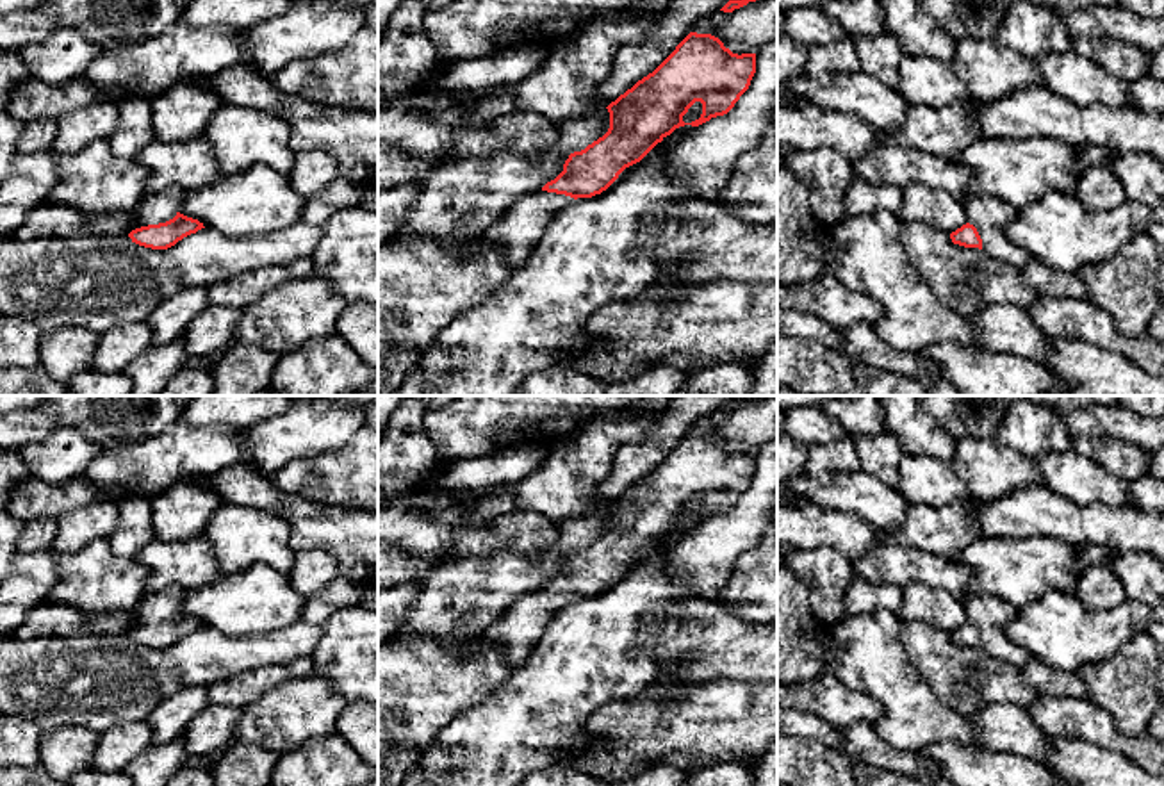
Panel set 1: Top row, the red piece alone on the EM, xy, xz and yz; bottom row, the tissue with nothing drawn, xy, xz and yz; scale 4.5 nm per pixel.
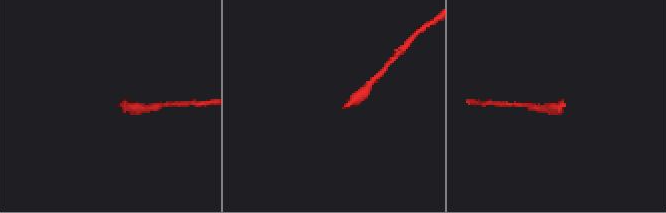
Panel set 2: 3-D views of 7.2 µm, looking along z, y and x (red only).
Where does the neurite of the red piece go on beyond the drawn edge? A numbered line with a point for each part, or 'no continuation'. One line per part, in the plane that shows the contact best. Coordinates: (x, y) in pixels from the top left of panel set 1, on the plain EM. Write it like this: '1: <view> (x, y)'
1: xy (157, 606)

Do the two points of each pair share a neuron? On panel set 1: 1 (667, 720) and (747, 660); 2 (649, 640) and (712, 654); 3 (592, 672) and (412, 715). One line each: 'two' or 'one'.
1: two
2: one
3: two

